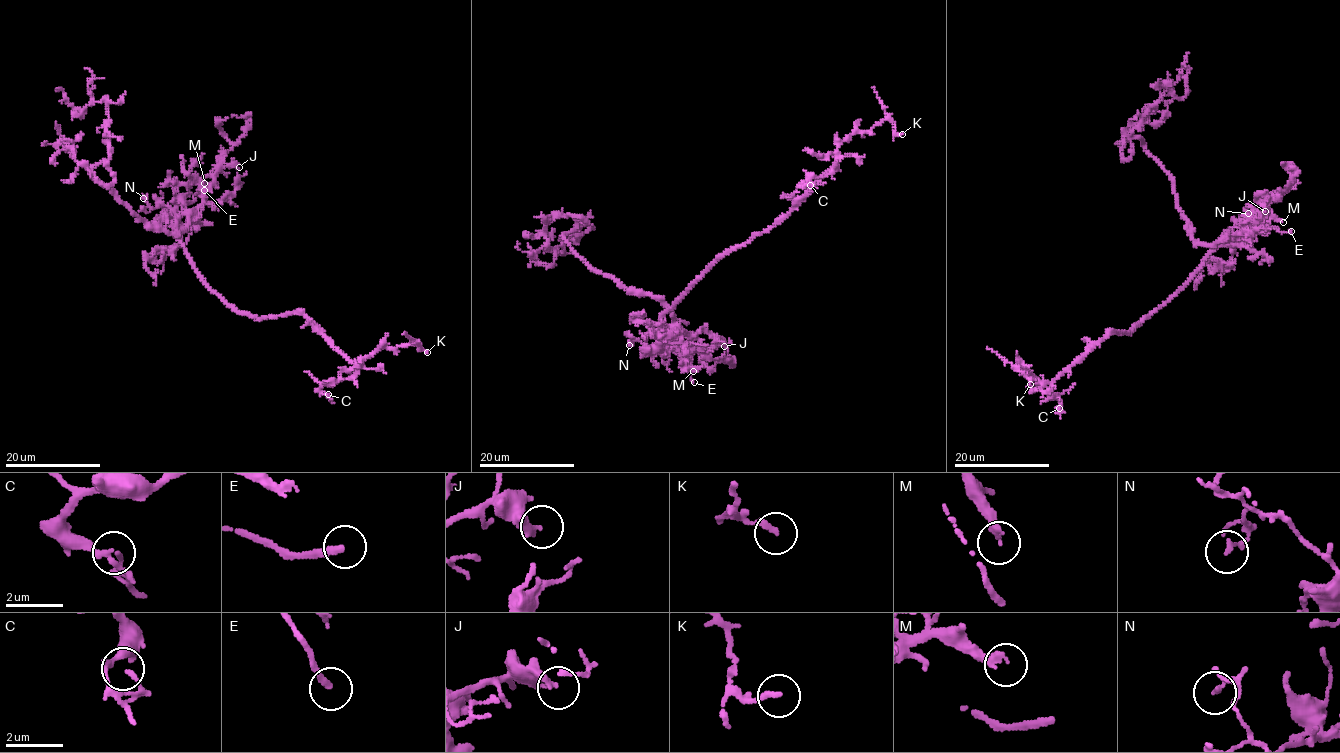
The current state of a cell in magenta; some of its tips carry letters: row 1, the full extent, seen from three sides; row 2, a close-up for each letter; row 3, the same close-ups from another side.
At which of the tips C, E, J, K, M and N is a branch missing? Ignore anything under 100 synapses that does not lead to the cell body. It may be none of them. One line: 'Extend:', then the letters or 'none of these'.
Extend: E, M

